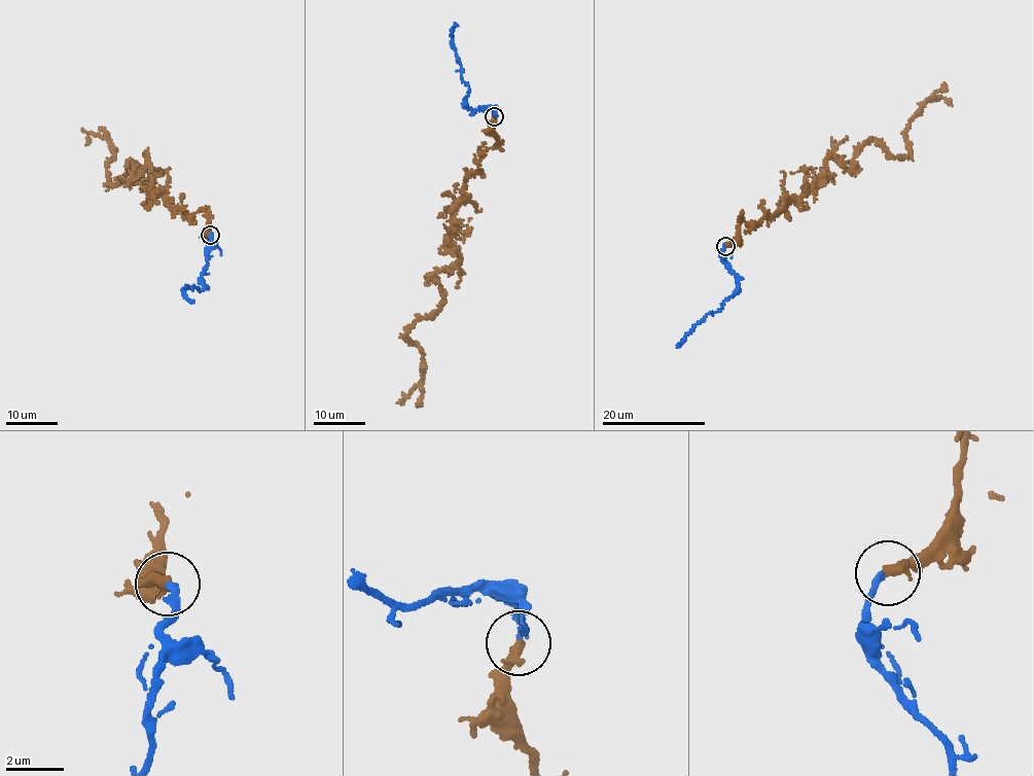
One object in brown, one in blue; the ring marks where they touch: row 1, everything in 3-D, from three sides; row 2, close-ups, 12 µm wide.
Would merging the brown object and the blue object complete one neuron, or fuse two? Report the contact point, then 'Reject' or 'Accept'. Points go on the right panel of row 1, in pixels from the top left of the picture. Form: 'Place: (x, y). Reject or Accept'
Place: (725, 246). Accept

